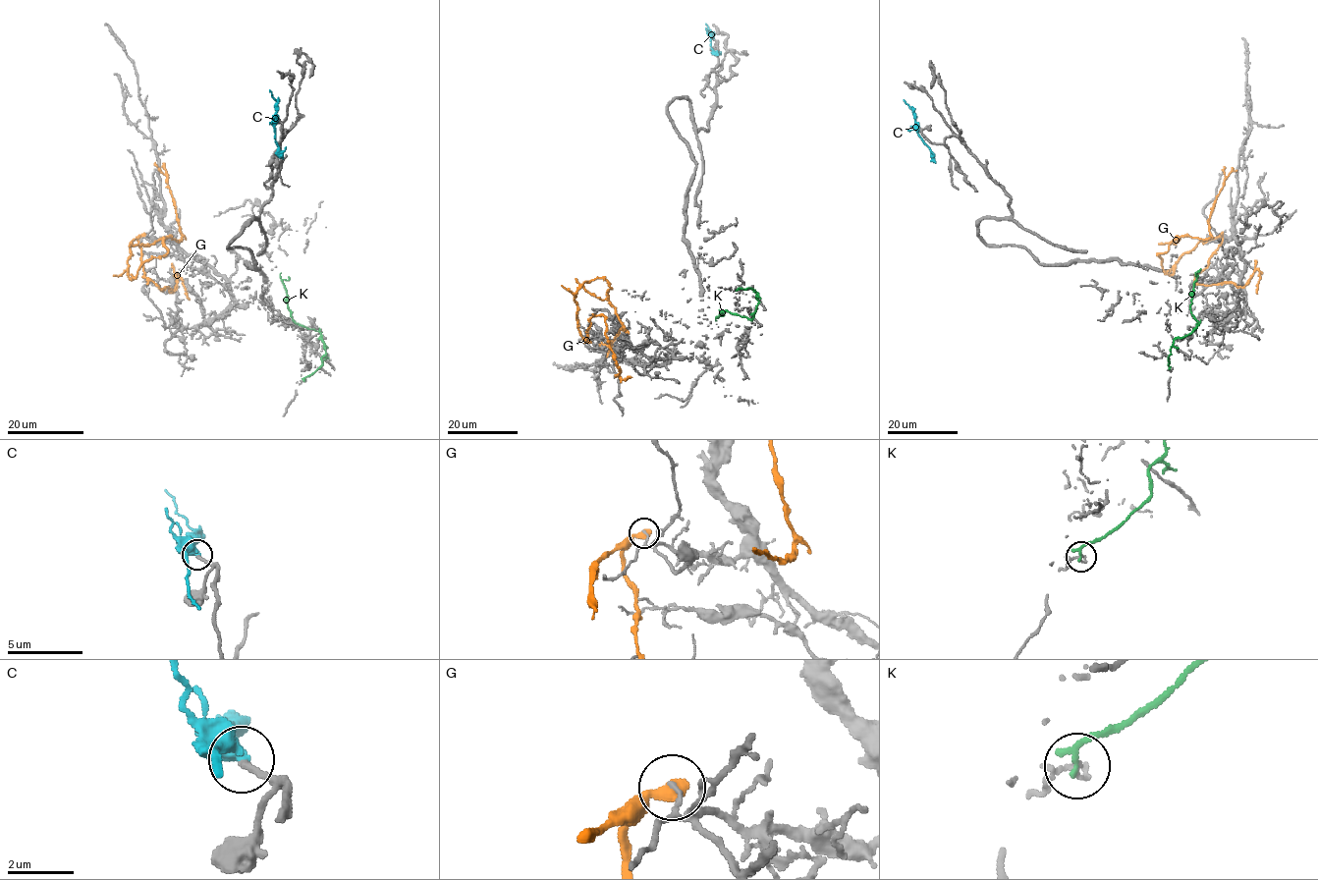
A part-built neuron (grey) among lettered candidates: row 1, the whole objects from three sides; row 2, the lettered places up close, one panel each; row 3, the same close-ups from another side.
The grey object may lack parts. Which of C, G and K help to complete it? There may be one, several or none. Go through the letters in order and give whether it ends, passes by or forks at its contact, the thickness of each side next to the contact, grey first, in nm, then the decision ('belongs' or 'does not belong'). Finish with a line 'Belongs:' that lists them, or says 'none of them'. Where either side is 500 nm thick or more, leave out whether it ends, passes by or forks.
C: calibres 220 and 500 nm; belongs
G: it ends; calibres 130 and 440 nm; does not belong
K: it ends; calibres 180 and 220 nm; does not belong
Belongs: C

